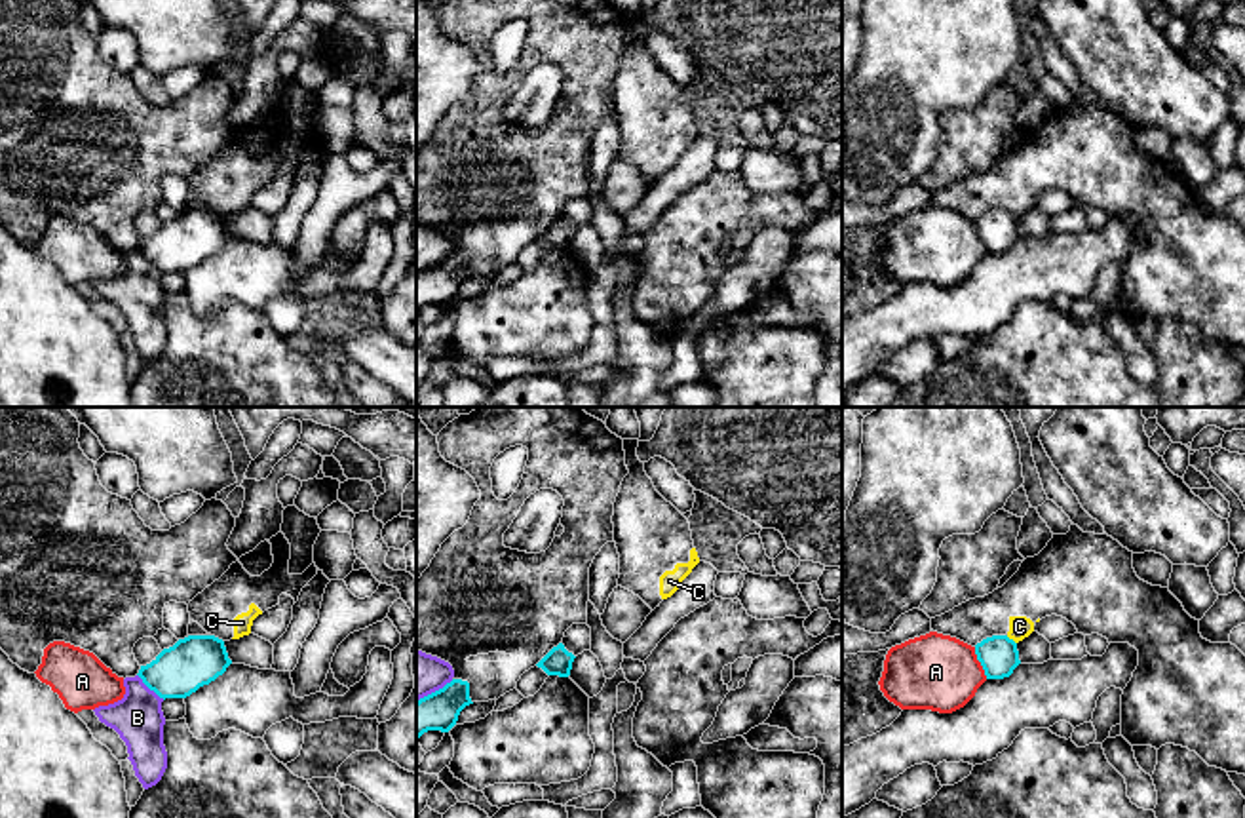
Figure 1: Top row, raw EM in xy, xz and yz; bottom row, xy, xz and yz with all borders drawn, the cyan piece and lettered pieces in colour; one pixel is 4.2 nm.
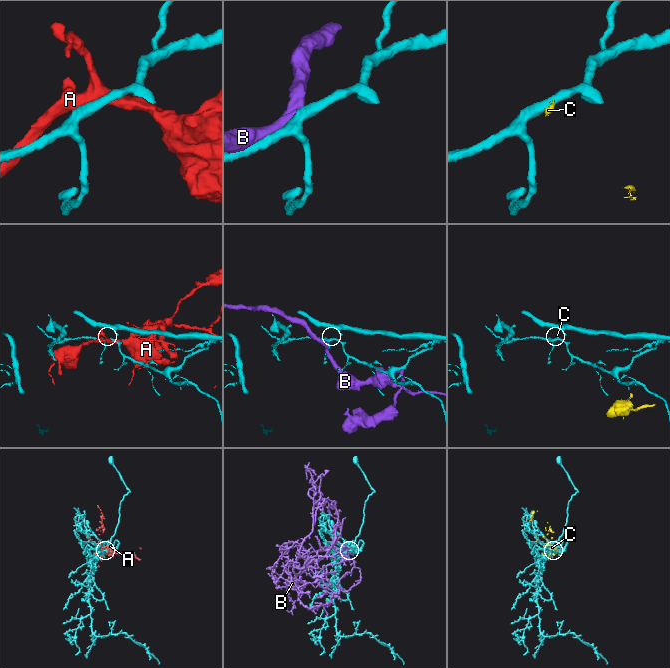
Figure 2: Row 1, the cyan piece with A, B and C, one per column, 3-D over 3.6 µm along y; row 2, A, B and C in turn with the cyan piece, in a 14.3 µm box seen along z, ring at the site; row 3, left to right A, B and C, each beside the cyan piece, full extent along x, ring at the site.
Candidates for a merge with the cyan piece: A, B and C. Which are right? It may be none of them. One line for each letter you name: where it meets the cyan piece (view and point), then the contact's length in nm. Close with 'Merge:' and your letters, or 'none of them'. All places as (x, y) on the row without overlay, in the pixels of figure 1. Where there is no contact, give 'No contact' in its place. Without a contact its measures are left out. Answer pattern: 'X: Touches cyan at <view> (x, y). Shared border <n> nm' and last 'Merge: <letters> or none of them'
Merge: none of them

